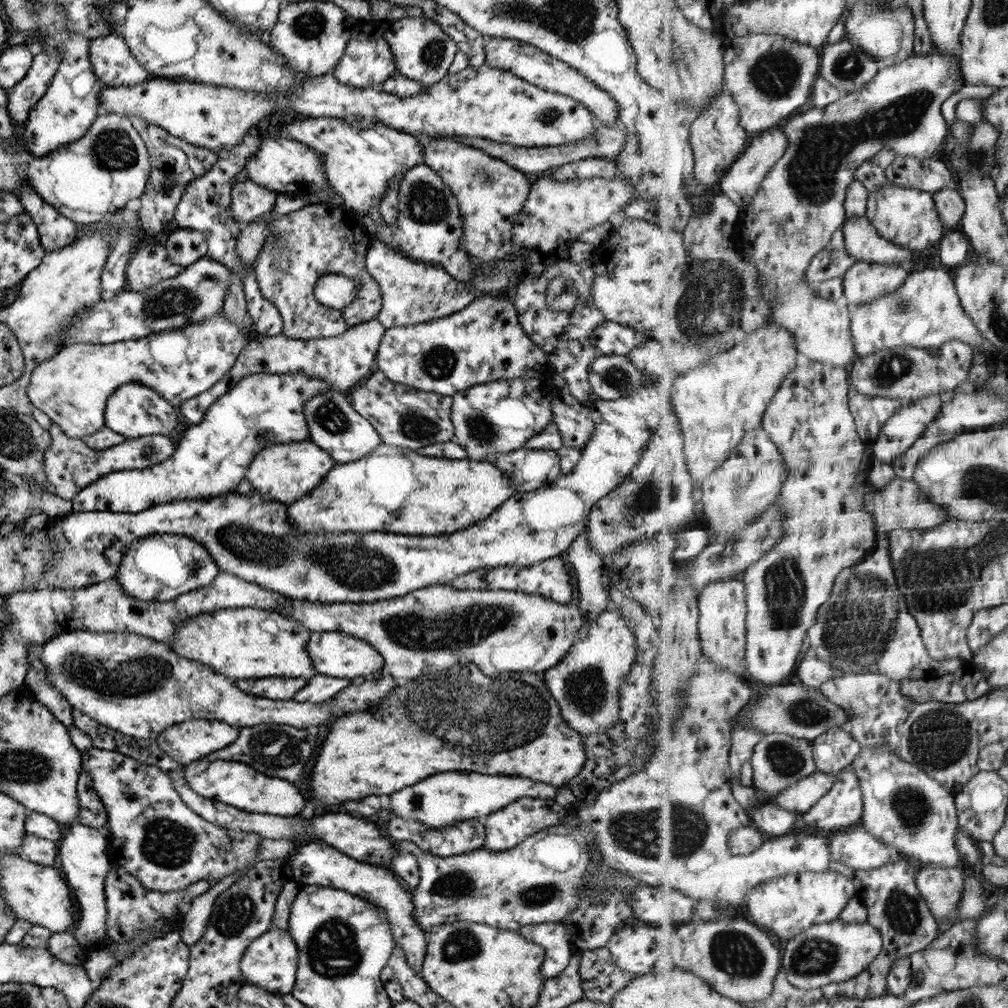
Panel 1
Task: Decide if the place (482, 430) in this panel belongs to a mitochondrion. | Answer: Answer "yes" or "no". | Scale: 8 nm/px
yes

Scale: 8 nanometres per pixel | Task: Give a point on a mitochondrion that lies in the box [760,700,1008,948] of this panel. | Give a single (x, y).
(941, 738)

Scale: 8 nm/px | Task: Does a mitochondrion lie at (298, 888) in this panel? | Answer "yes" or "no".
no

